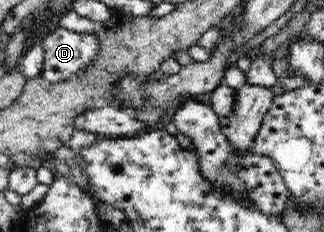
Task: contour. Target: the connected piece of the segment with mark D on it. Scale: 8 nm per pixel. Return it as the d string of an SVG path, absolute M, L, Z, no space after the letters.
M64 27L48 33L43 41L44 65L41 76L51 83L61 83L81 75L98 55L97 34L78 34Z

